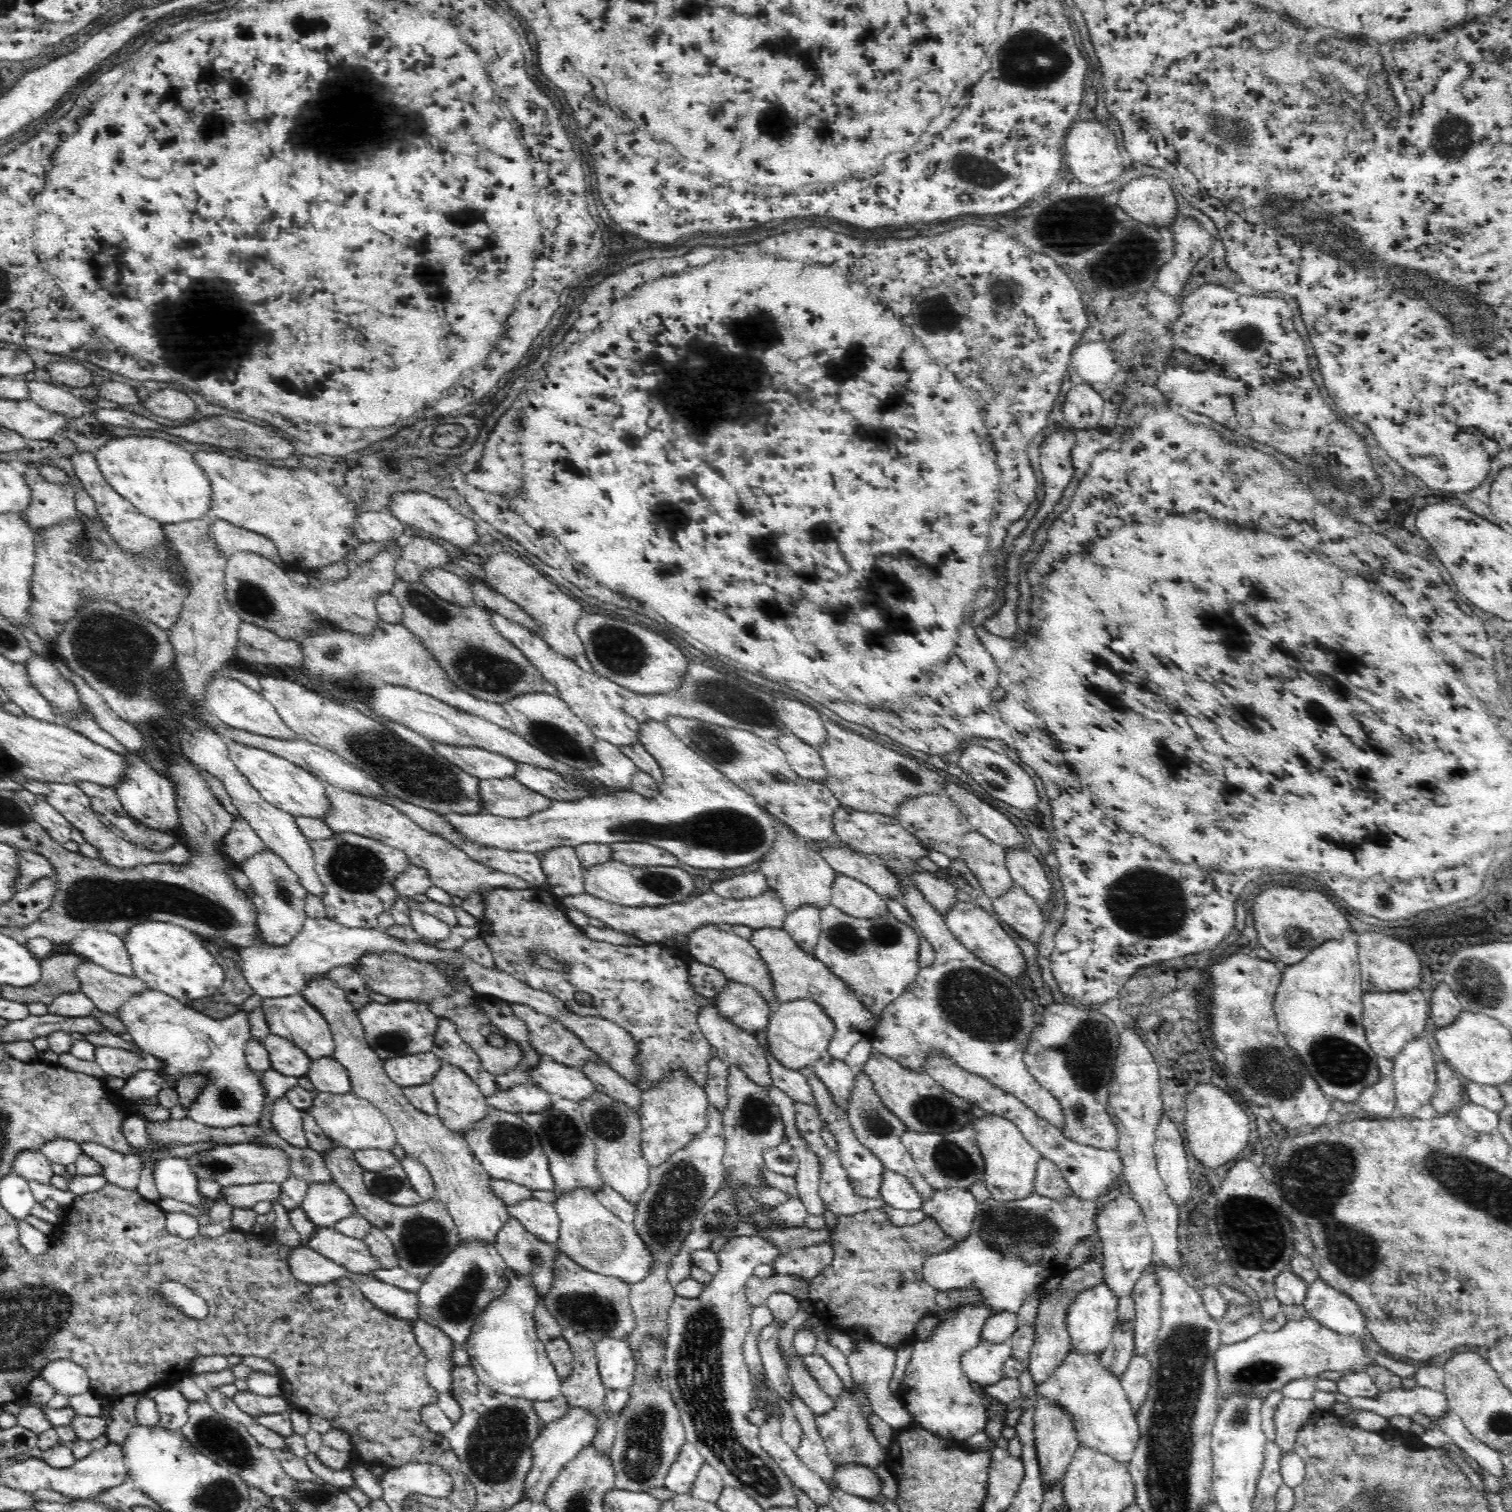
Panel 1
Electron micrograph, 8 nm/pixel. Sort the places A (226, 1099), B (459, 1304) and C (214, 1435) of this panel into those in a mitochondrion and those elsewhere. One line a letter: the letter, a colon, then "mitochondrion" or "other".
A: mitochondrion
B: mitochondrion
C: mitochondrion

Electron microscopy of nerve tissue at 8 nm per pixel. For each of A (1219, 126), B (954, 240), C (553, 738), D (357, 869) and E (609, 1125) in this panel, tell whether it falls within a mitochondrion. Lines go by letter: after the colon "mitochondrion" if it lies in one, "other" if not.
A: mitochondrion
B: other
C: mitochondrion
D: mitochondrion
E: mitochondrion

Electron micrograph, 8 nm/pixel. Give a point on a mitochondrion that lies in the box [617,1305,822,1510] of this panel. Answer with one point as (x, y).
(642, 1457)

